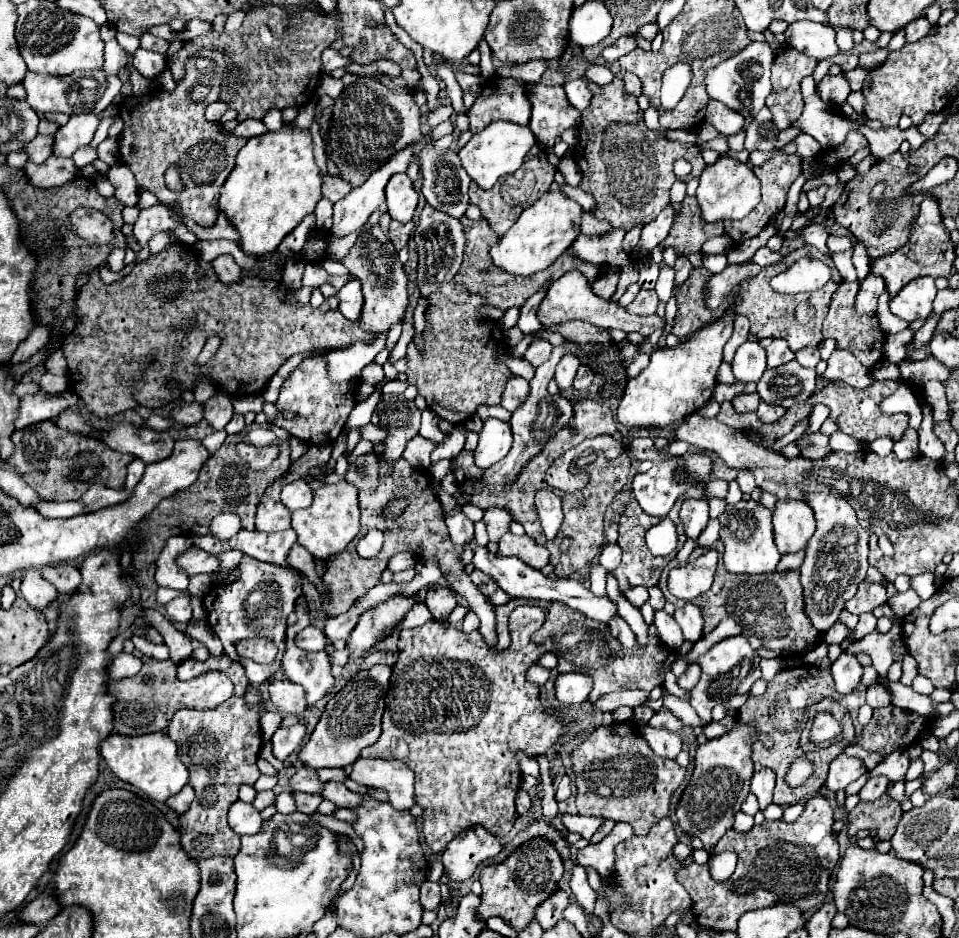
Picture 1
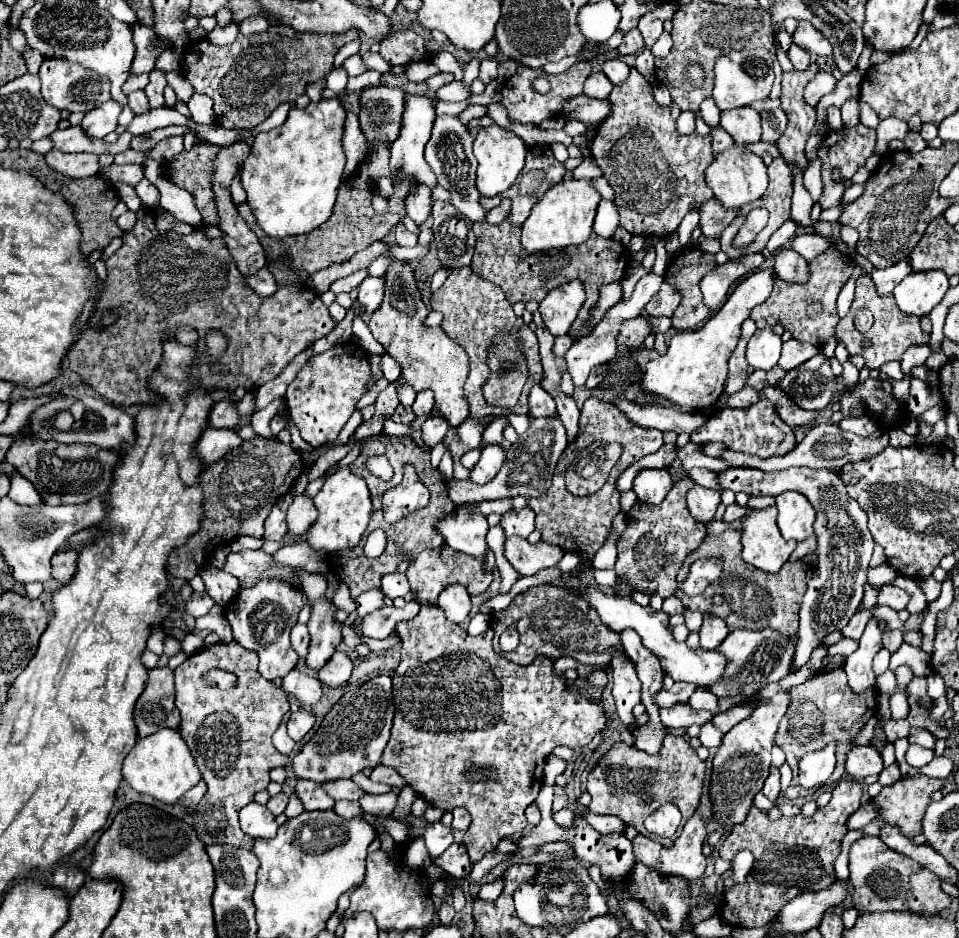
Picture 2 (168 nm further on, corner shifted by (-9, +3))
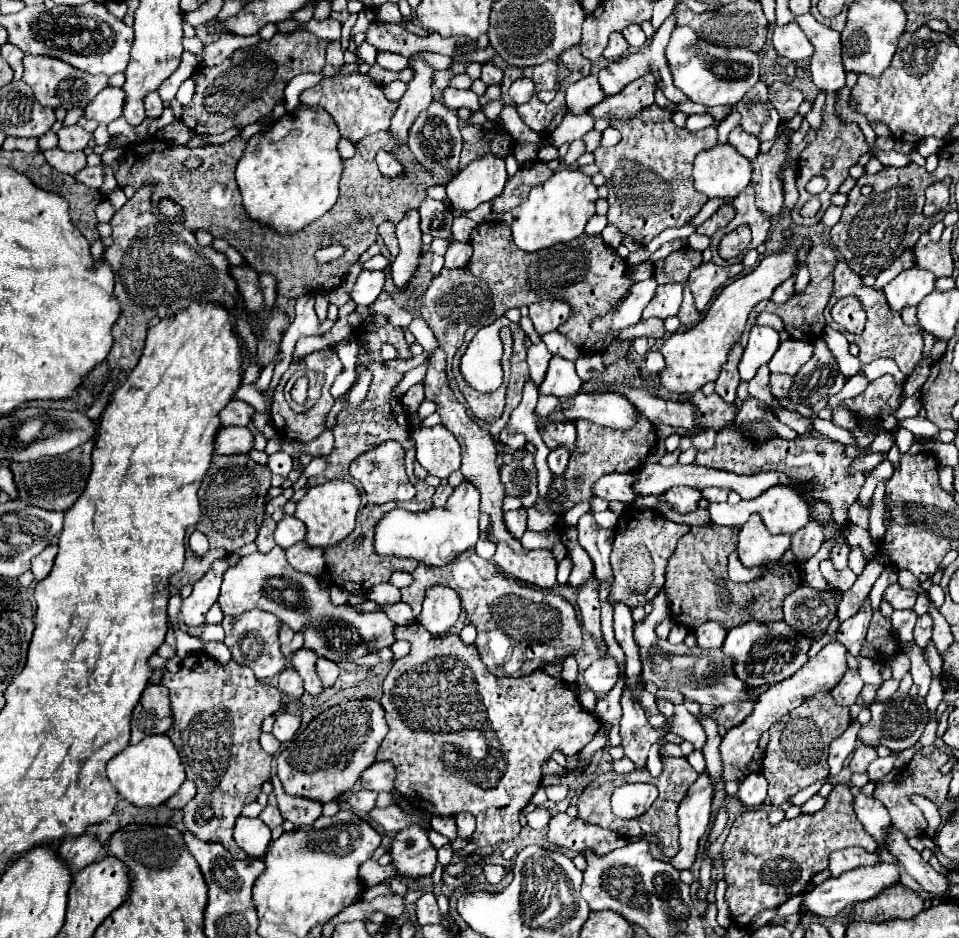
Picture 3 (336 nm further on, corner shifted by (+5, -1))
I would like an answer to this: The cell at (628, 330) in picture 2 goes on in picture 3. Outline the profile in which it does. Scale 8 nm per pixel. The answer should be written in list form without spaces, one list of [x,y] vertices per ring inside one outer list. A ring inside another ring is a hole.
[[[658,317],[652,319],[642,319],[636,325],[624,329],[618,333],[618,339],[626,341],[626,339],[636,339],[636,337],[654,337],[654,339],[662,339],[666,337],[666,329],[664,329],[664,321]]]

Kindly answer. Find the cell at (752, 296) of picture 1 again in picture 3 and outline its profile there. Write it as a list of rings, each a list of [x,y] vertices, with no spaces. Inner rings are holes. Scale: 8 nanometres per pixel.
[[[822,243],[822,245],[814,245],[810,251],[808,251],[808,259],[806,259],[806,265],[810,269],[810,283],[806,287],[806,291],[802,295],[794,295],[790,297],[786,303],[782,305],[776,305],[772,301],[762,301],[760,305],[756,305],[756,311],[770,311],[770,313],[776,313],[784,325],[786,325],[786,331],[790,333],[792,339],[802,339],[802,341],[814,341],[818,339],[822,333],[824,333],[824,327],[826,327],[826,321],[824,321],[824,307],[828,305],[828,299],[832,295],[832,285],[834,285],[834,267],[838,263],[838,257],[836,257],[836,251],[834,247]]]

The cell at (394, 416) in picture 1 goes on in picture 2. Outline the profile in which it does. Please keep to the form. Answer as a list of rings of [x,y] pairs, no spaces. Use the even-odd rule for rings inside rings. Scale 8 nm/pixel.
[[[430,389],[418,391],[418,397],[416,397],[414,405],[412,405],[414,415],[416,415],[416,417],[420,417],[420,415],[430,415],[432,407],[434,407],[434,393],[430,393]]]

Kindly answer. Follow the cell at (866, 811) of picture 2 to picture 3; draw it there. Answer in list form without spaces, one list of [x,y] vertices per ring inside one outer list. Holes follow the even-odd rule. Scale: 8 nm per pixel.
[[[858,793],[854,799],[854,811],[858,821],[864,825],[864,829],[876,837],[876,841],[880,843],[880,847],[884,849],[884,837],[888,833],[890,827],[890,815],[886,811],[886,807],[876,801],[874,797],[866,797],[864,793]]]

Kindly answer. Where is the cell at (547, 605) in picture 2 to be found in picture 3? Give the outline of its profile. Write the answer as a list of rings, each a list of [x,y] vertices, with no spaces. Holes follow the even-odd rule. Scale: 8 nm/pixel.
[[[474,553],[462,559],[458,557],[452,565],[444,565],[442,569],[424,569],[424,565],[418,565],[412,571],[412,577],[414,581],[408,587],[402,587],[400,593],[414,615],[422,611],[422,599],[428,587],[446,585],[458,593],[464,611],[478,629],[476,647],[492,675],[524,677],[548,663],[564,661],[582,645],[582,627],[574,607],[564,597],[522,585],[520,581],[502,575],[492,561],[484,561]]]

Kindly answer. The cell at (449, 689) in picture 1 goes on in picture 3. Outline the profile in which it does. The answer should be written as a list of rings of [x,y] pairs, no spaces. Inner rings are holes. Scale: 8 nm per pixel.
[[[412,623],[412,625],[406,625],[406,627],[396,627],[396,639],[406,639],[412,649],[406,657],[394,661],[388,677],[384,679],[384,695],[382,695],[382,707],[386,711],[386,723],[390,727],[390,731],[386,733],[380,749],[378,749],[378,761],[392,761],[396,765],[396,791],[402,793],[408,803],[414,807],[414,809],[420,809],[424,813],[434,813],[434,815],[456,815],[460,811],[468,811],[476,817],[476,831],[468,843],[468,847],[464,849],[464,855],[472,855],[478,847],[488,847],[488,845],[498,845],[502,841],[510,841],[514,837],[518,837],[520,833],[520,823],[518,823],[518,817],[520,817],[520,811],[530,803],[532,795],[536,793],[536,789],[540,787],[540,781],[542,781],[542,763],[550,759],[550,755],[554,751],[562,751],[566,757],[574,757],[580,753],[580,749],[584,749],[592,737],[596,735],[596,731],[600,729],[600,721],[596,721],[596,717],[588,711],[582,709],[582,705],[578,703],[576,699],[576,693],[564,685],[560,679],[556,677],[550,677],[544,669],[536,669],[534,673],[526,675],[526,677],[496,677],[492,675],[486,665],[482,663],[480,659],[480,653],[476,649],[476,645],[466,645],[462,643],[460,635],[430,635],[424,627],[420,627],[420,623]]]

